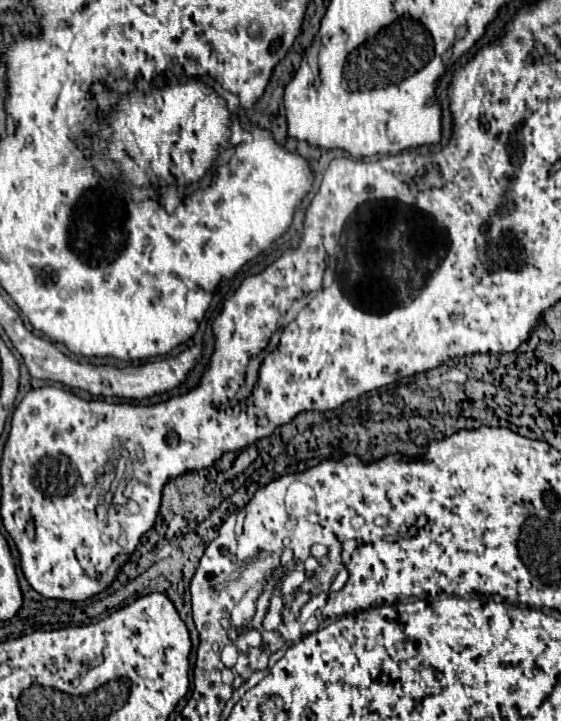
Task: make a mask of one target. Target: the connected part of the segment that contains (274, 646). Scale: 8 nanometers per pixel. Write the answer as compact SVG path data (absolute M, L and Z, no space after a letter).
M263 631L262 632L263 643L266 647L270 648L272 652L279 650L285 645L280 634L277 631Z

